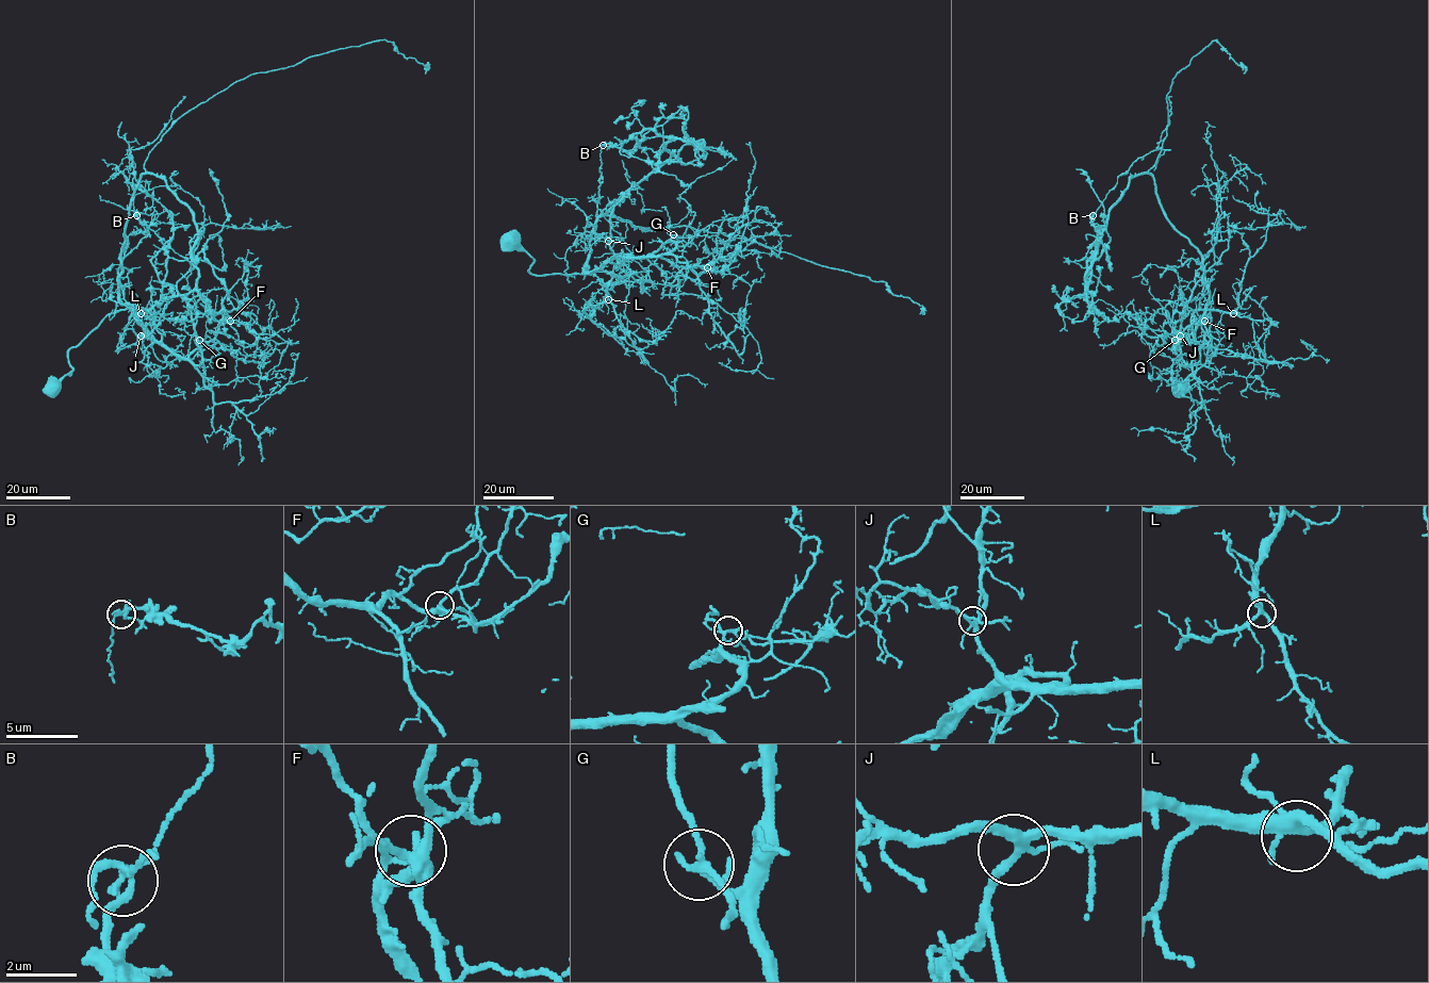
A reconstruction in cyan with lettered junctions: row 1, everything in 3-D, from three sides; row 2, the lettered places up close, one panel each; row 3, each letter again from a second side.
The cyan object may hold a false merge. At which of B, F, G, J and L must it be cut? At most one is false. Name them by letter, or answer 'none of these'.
B

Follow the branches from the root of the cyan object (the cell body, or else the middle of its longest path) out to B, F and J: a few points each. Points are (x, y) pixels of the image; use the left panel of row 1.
B: (54, 387), (130, 307), (144, 174), (191, 212), (197, 285), (162, 294), (166, 248), (135, 215)
F: (54, 387), (72, 370), (68, 350), (110, 313), (129, 309), (151, 337), (185, 358), (230, 321)
J: (54, 387), (72, 370), (68, 350), (109, 314), (129, 309), (145, 332), (141, 336)

